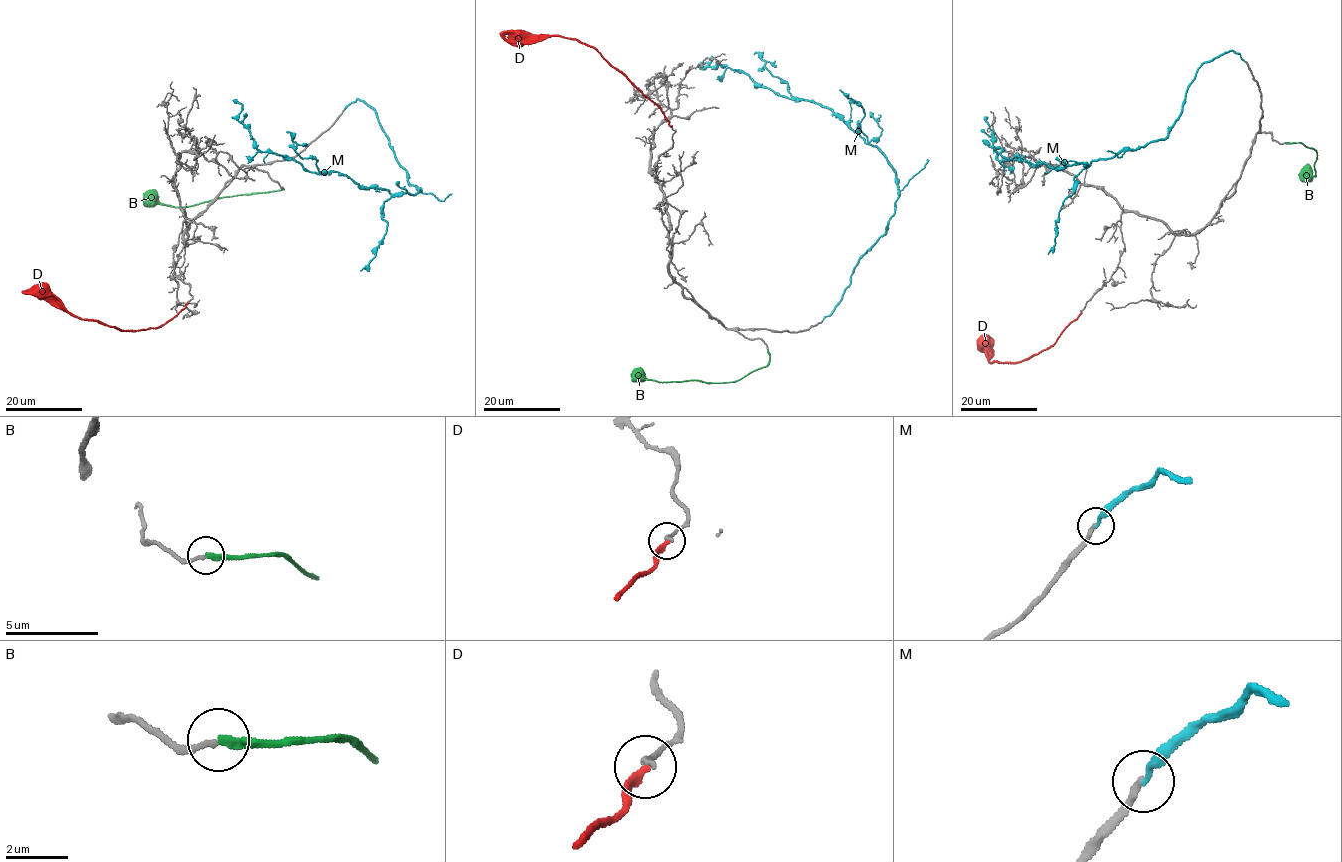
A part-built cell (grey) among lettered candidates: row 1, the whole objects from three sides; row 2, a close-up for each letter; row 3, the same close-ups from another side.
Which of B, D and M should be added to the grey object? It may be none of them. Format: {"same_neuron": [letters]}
{"same_neuron": ["B", "M"]}

